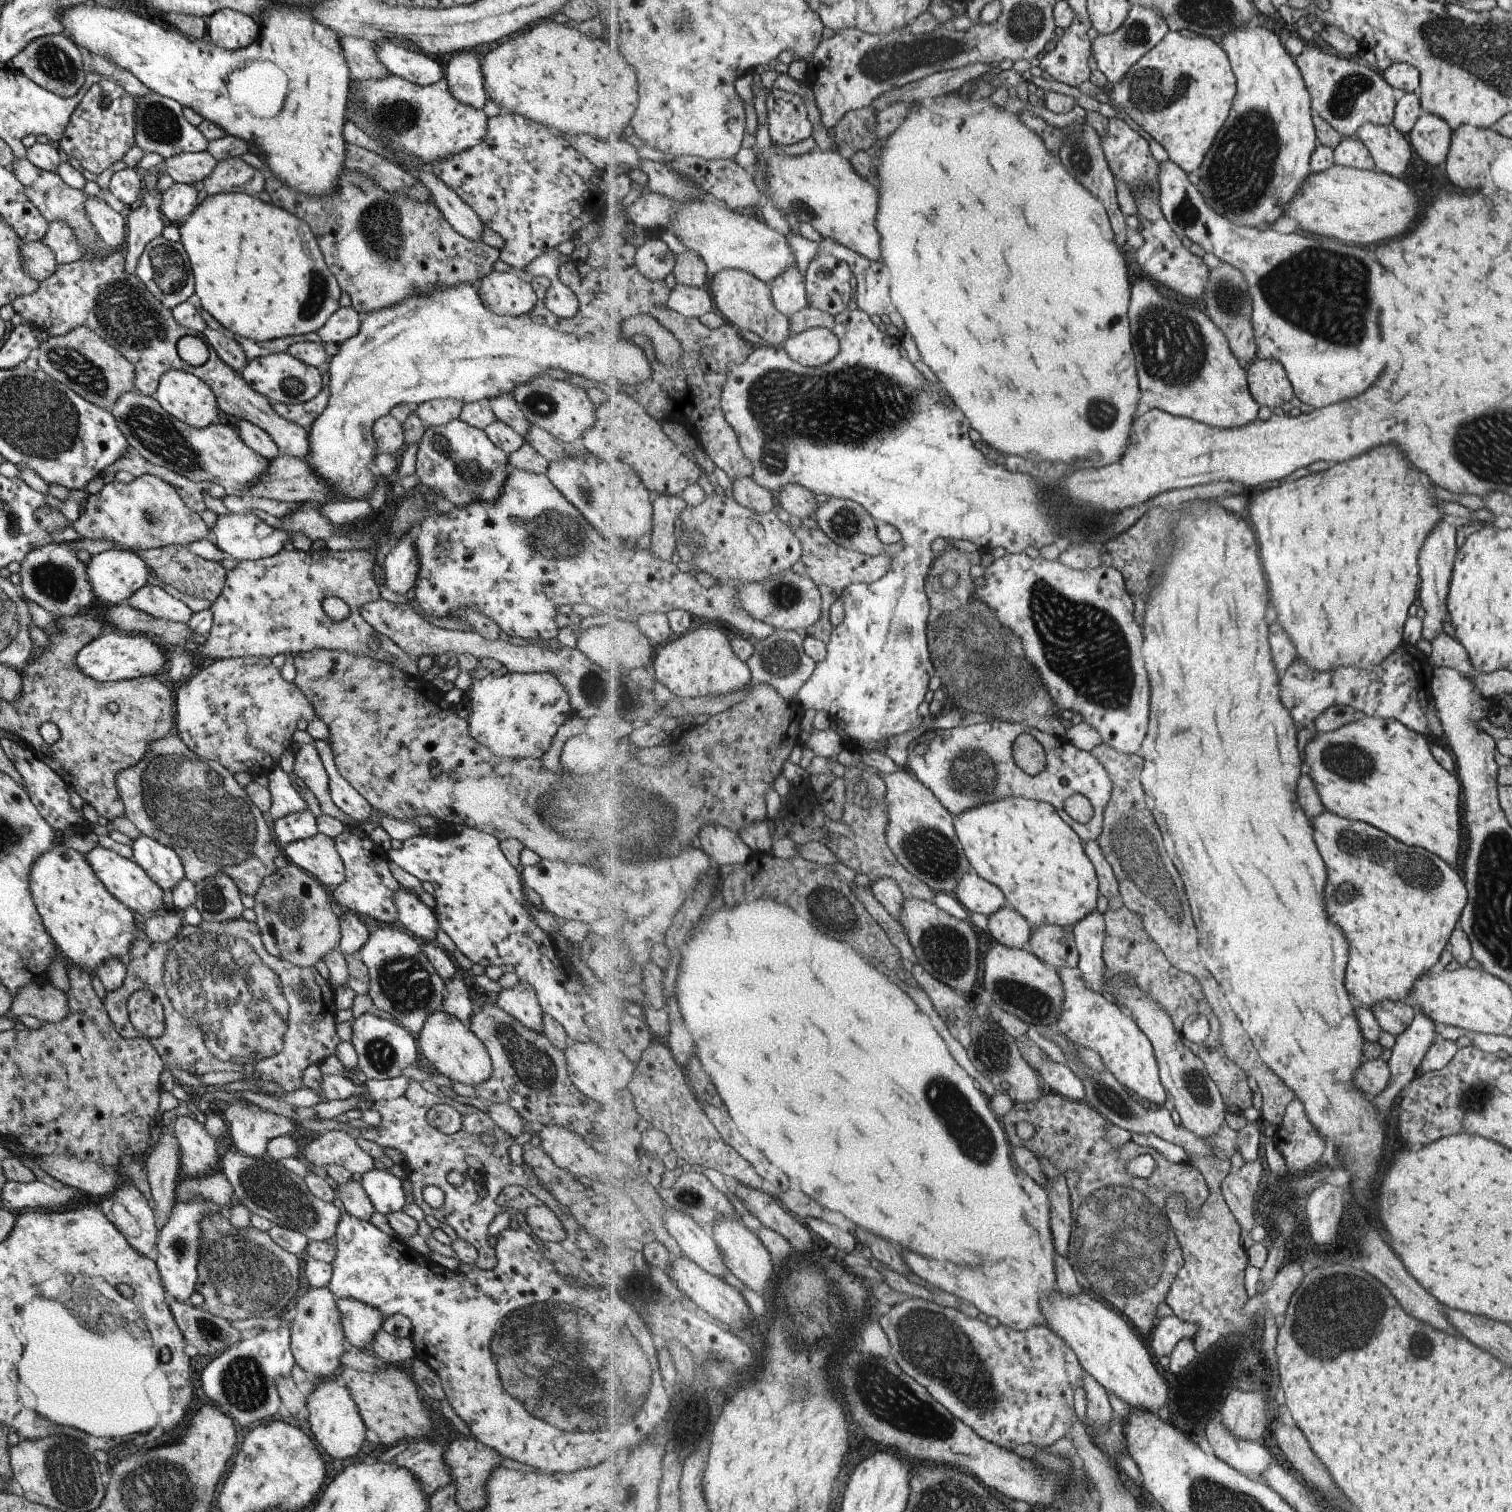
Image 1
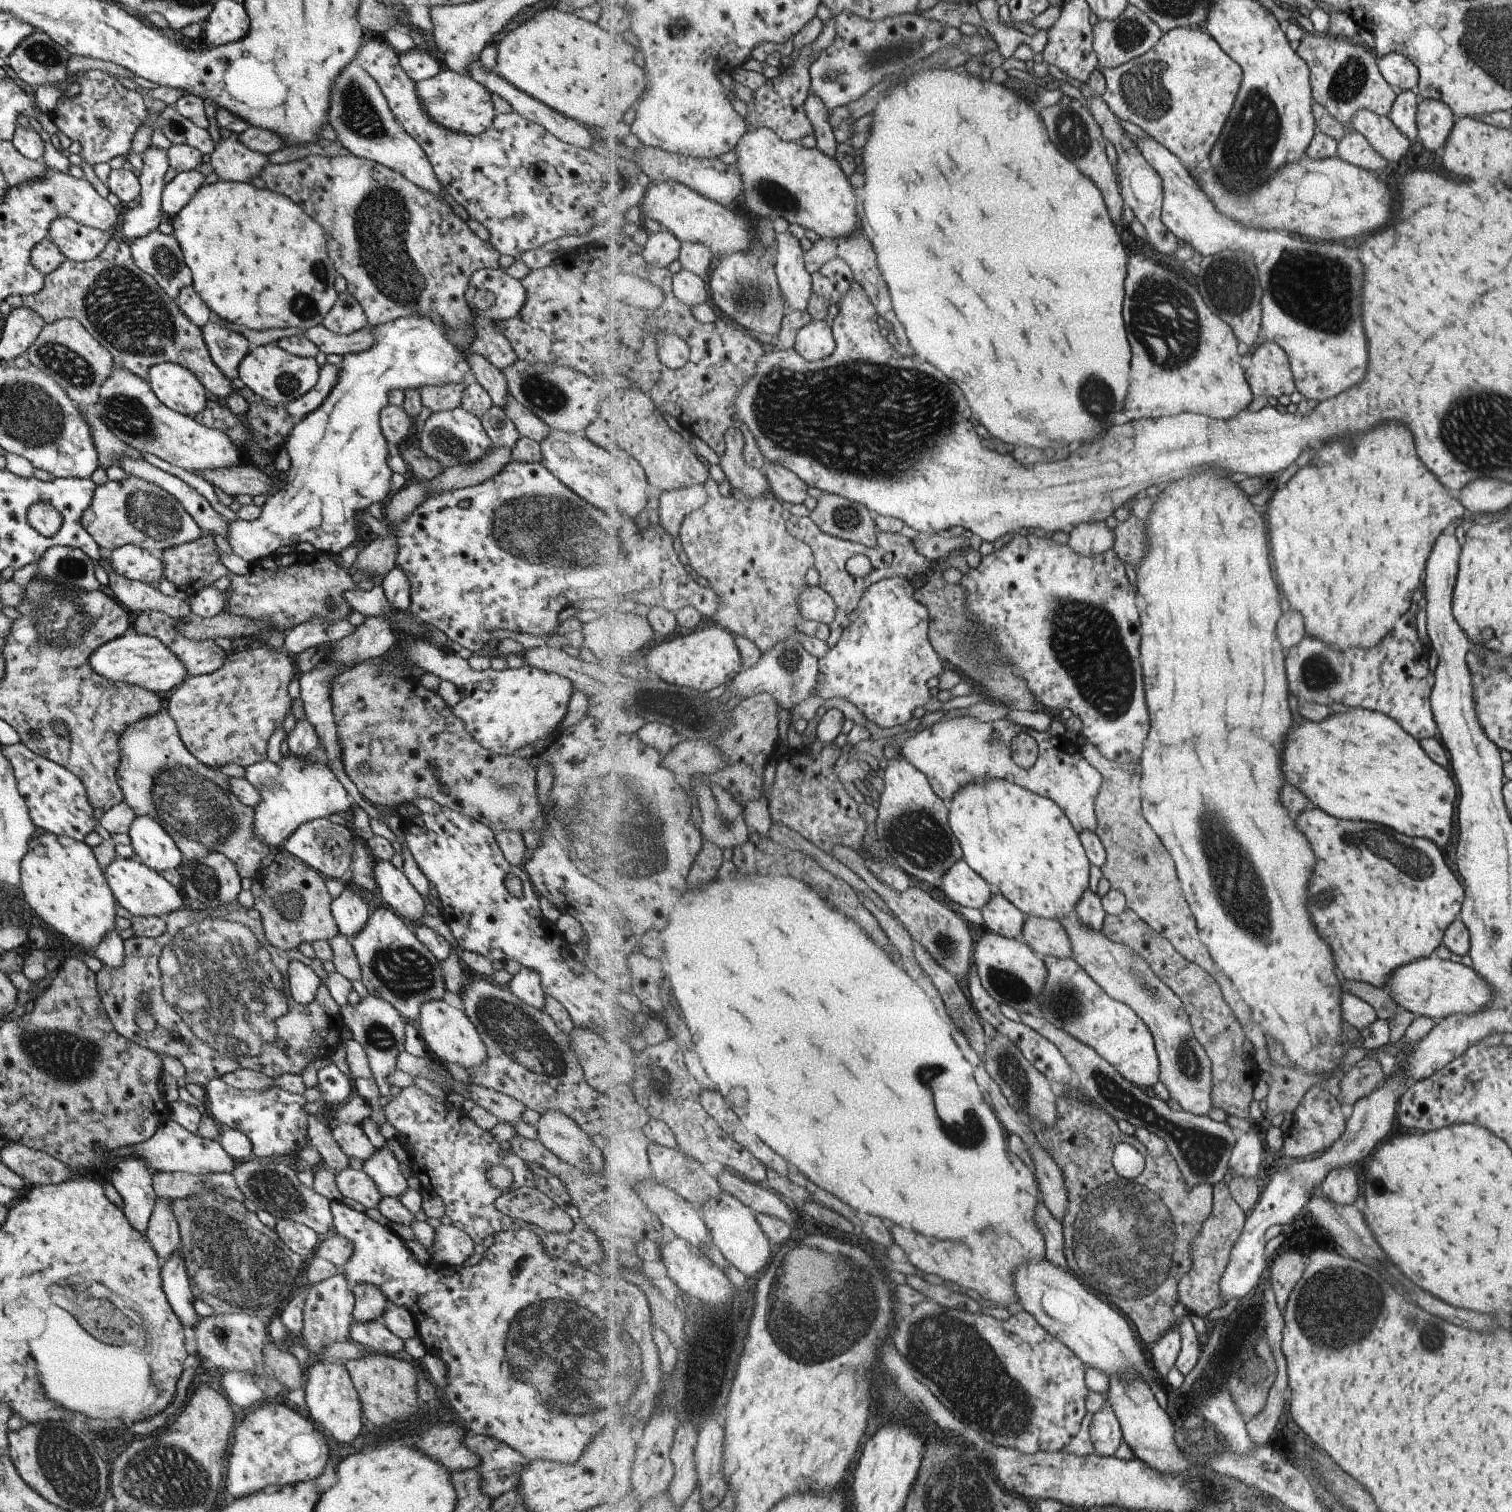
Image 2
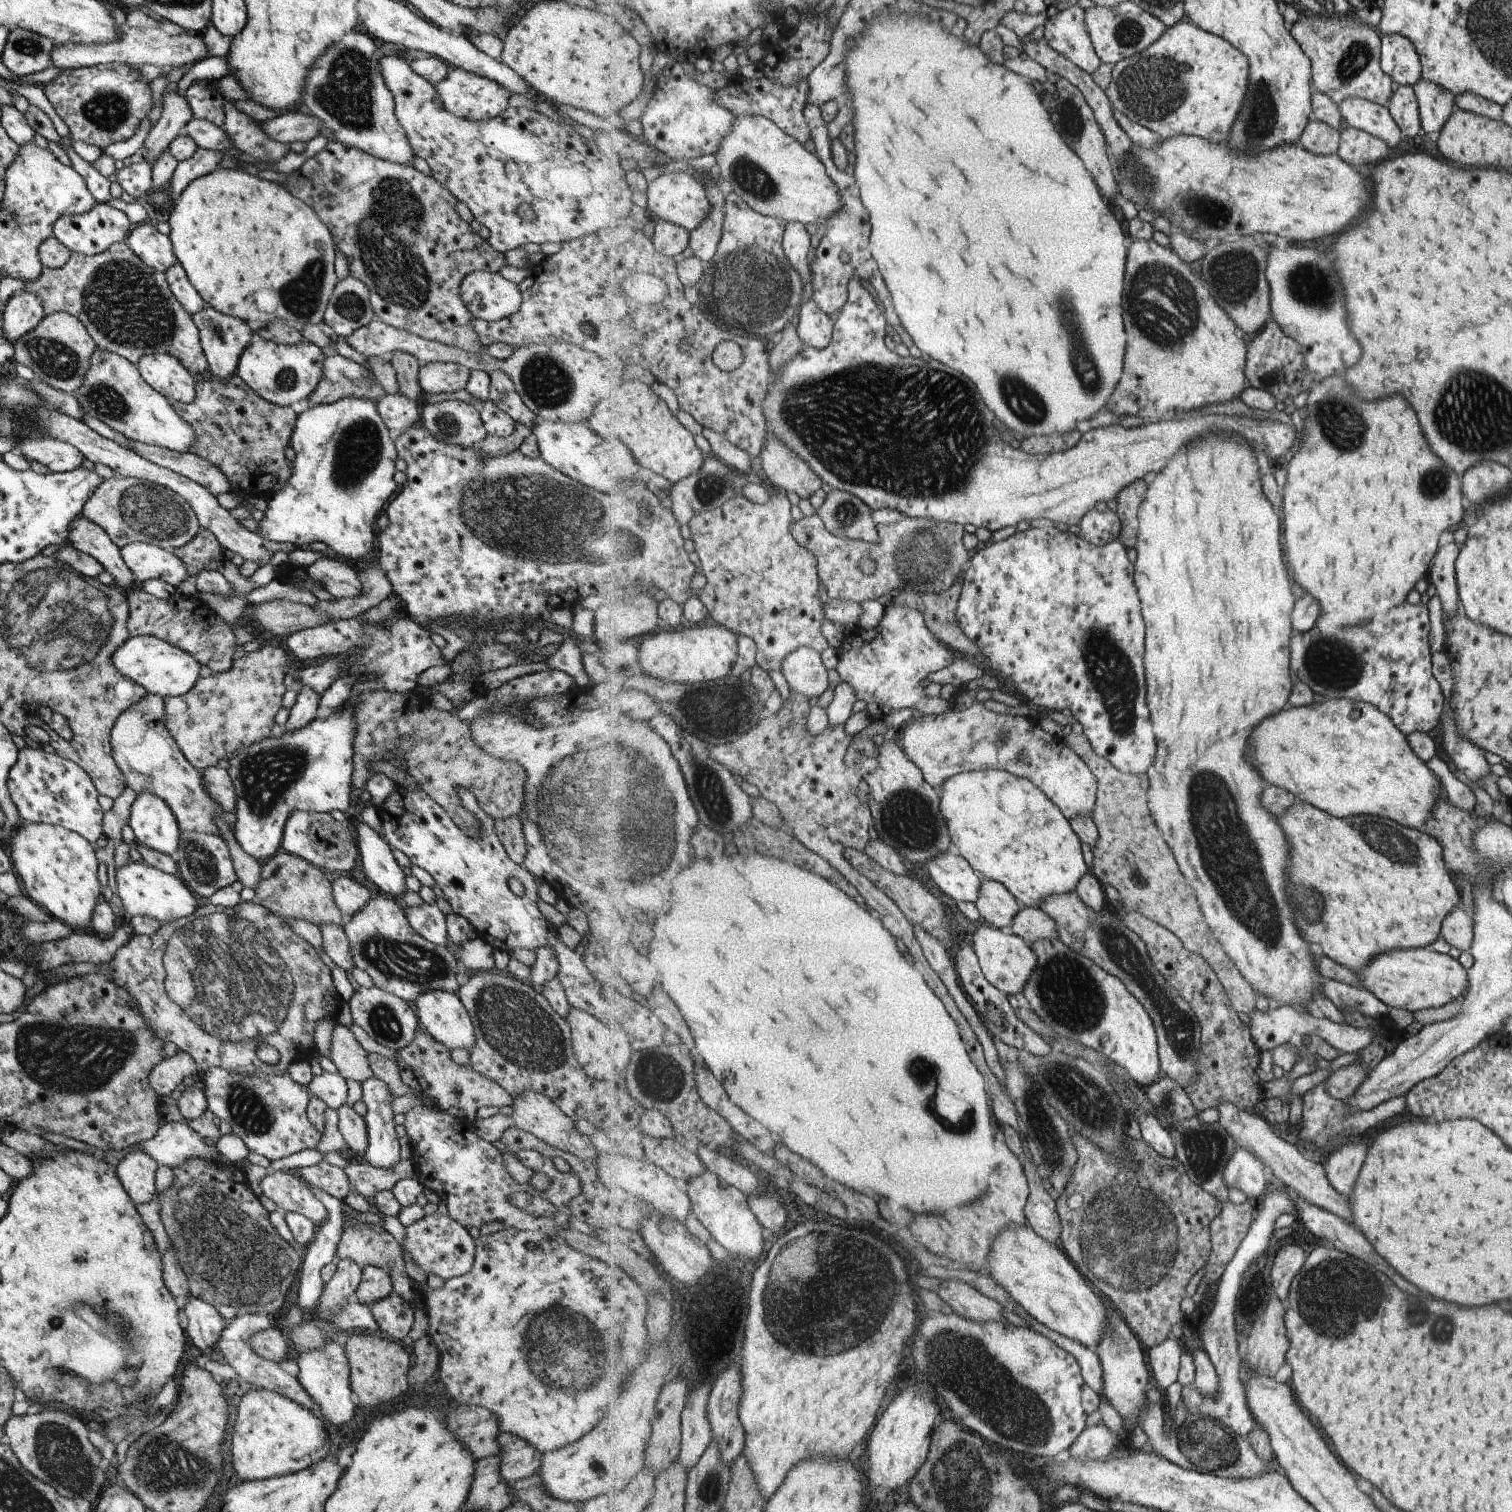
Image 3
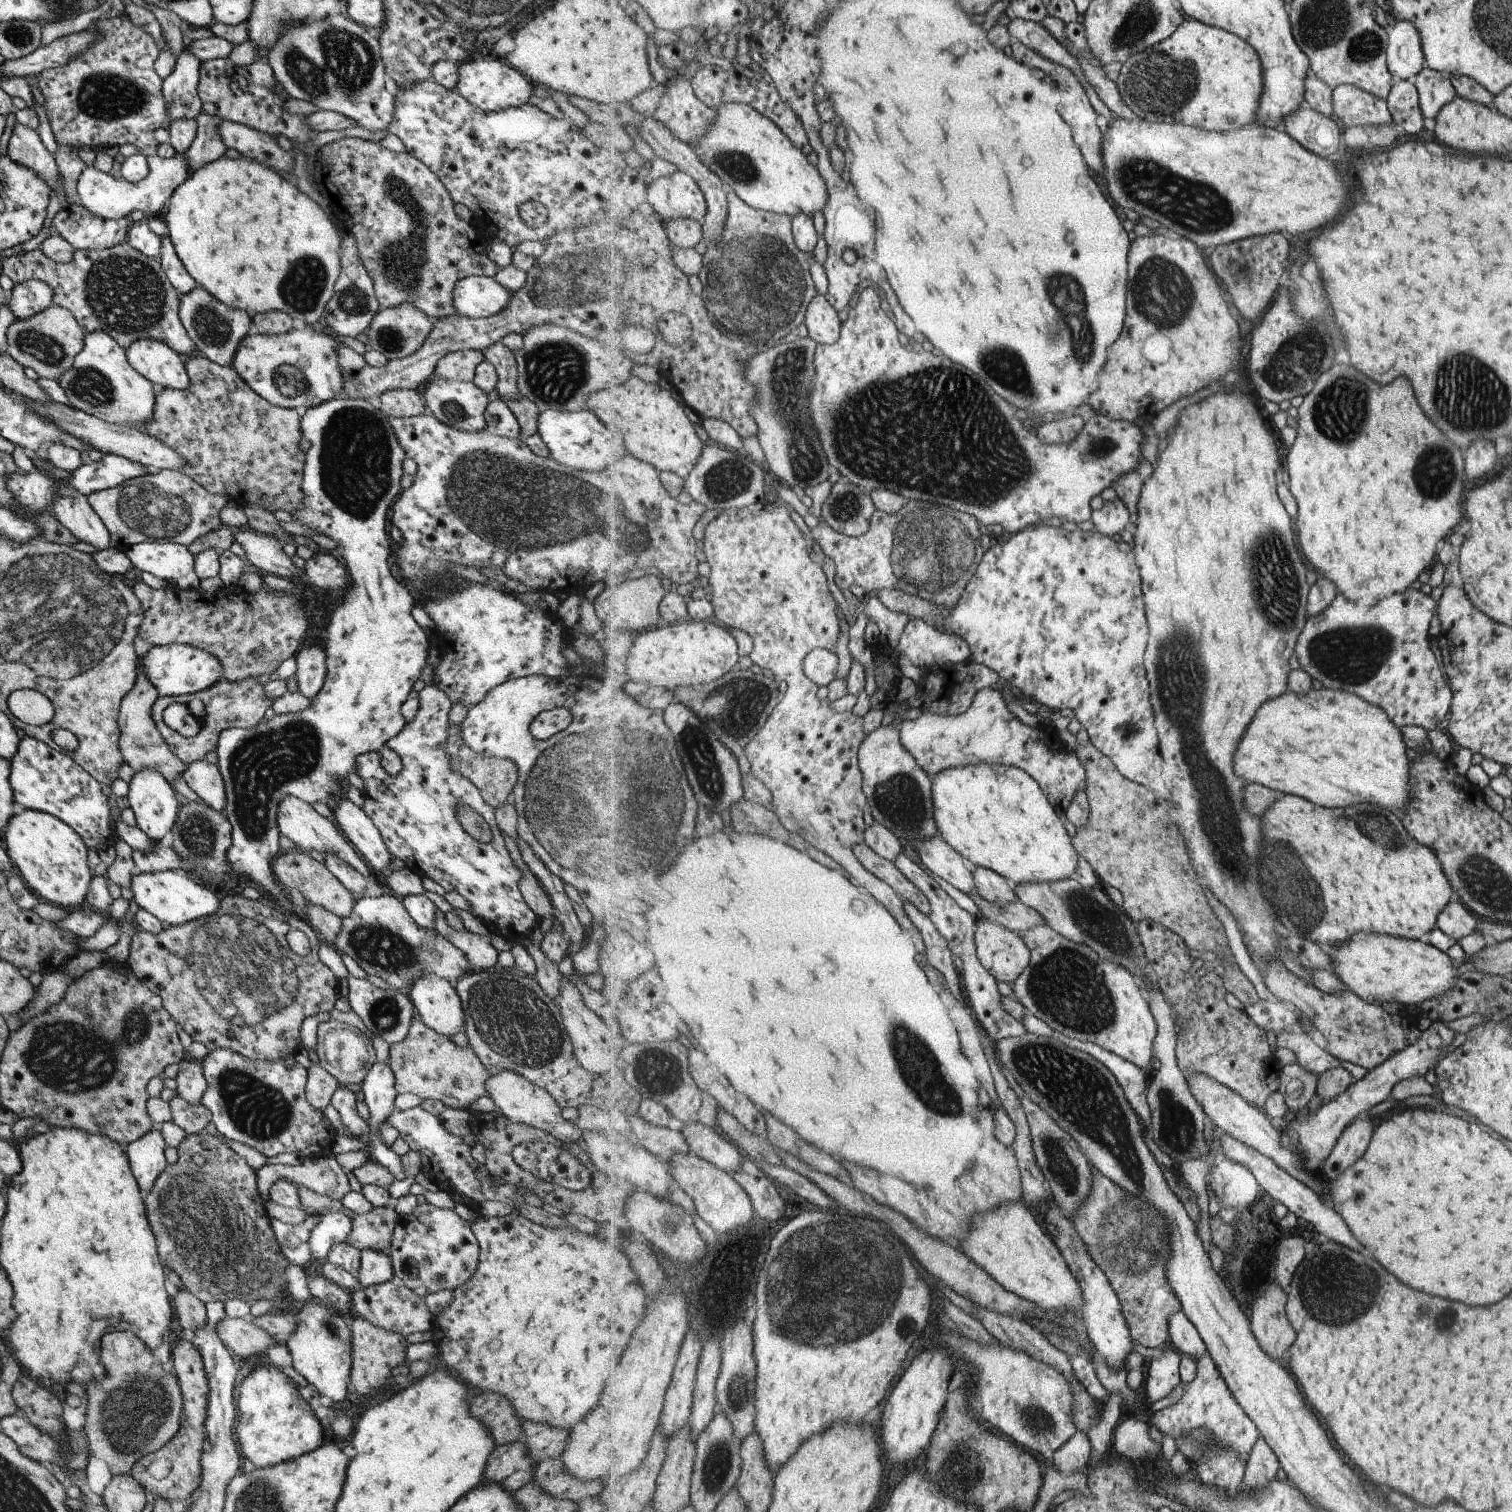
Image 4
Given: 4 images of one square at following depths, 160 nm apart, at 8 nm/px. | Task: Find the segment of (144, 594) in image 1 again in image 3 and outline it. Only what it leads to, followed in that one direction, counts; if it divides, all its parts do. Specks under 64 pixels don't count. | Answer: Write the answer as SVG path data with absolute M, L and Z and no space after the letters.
M81 514L75 517L68 526L66 538L73 548L97 559L104 571L113 576L115 587L127 593L131 587L137 585L131 571L120 557L120 548L109 540L100 526L88 518Z

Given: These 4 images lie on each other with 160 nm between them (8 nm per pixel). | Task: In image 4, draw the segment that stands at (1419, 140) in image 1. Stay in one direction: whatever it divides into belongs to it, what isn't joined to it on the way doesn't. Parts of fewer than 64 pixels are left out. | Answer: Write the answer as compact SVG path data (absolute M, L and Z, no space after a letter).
M1425 67L1419 72L1414 81L1418 89L1424 118L1436 120L1439 112L1452 102L1451 86L1453 84L1449 76Z

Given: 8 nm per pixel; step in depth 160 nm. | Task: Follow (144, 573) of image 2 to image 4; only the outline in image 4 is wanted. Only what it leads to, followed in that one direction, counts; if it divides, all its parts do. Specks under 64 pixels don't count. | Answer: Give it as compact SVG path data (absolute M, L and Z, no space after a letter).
M141 542L140 544L133 544L129 550L125 551L125 556L129 558L129 562L133 564L133 569L137 574L141 572L147 572L166 581L167 583L171 580L173 584L171 587L179 589L199 589L199 578L195 576L194 572L194 558L189 554L187 547L181 546L175 543L165 542Z

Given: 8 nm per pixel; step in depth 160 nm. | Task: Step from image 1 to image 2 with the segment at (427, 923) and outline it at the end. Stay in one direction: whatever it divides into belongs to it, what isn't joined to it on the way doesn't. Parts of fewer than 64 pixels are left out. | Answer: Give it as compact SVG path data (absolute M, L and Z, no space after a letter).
M375 859L371 872L376 887L379 888L381 900L403 920L419 921L423 909L422 897L407 881L401 870L391 865L389 861Z

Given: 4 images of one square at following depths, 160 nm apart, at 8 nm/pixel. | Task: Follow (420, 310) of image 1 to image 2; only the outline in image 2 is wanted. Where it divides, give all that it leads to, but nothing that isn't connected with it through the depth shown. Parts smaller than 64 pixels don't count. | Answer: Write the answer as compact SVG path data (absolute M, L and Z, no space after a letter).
M420 315L398 318L371 327L375 337L373 346L366 351L344 354L338 365L339 378L325 400L291 427L283 444L290 463L279 489L267 496L266 502L261 505L259 516L254 521L237 518L228 524L225 539L233 554L248 563L254 563L267 555L273 555L279 546L296 545L299 542L309 542L315 551L327 553L329 556L353 545L357 538L356 517L366 511L369 505L381 504L381 500L389 494L392 470L387 466L387 459L392 449L385 442L378 423L378 414L388 403L387 393L391 389L413 387L419 390L422 386L445 383L461 383L466 386L472 381L472 376L464 356L471 351L486 358L499 370L517 359L509 341L494 329L493 321L475 316L473 320L475 338L468 345L467 351L454 347L446 339L441 325L433 324L431 319Z

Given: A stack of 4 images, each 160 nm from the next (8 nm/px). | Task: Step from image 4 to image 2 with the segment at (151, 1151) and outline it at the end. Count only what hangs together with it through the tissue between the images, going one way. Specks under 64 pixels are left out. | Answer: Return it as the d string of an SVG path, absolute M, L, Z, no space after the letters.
M126 1156L114 1164L109 1180L123 1200L124 1217L143 1233L155 1202L151 1171L143 1161Z

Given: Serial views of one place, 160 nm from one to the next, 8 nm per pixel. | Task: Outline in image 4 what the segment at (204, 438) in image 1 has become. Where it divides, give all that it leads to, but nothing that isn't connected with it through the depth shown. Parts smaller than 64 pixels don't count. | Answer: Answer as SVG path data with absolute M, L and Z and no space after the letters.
M103 330L85 333L83 348L75 354L73 366L56 382L74 409L104 422L141 430L153 418L155 395L151 384L129 366L123 348L103 334Z

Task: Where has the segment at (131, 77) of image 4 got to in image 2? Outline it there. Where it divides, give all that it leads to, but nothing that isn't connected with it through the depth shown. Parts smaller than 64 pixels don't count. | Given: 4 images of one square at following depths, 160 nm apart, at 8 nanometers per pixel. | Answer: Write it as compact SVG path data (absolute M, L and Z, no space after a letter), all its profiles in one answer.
M98 69L85 71L76 78L79 93L69 97L62 94L50 113L64 142L79 142L80 158L91 166L98 162L107 163L114 156L125 157L131 148L133 133L145 120L146 107L142 96L133 89L125 89L119 82Z

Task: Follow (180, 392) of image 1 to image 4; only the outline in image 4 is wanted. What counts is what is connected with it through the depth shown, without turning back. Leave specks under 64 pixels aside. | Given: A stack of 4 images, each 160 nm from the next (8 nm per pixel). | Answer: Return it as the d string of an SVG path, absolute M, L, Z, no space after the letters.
M139 338L124 352L129 366L149 383L171 390L185 390L189 386L184 363L163 342Z

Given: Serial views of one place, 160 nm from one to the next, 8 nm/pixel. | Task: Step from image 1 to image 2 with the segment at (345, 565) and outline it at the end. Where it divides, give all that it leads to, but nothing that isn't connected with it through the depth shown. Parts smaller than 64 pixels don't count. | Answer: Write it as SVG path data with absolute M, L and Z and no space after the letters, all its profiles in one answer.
M315 551L308 555L292 552L288 555L267 555L258 562L250 563L250 574L235 576L227 574L229 582L226 584L228 599L224 610L228 613L261 619L272 627L277 627L283 634L289 632L300 622L307 622L311 617L321 617L327 623L338 618L345 619L350 606L343 600L342 592L347 589L357 589L349 574L345 573L337 564L333 563L327 553Z

